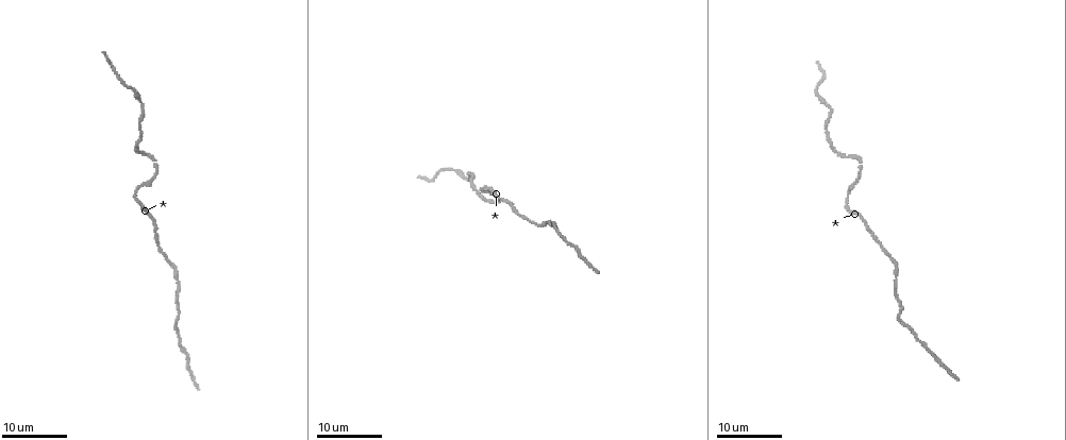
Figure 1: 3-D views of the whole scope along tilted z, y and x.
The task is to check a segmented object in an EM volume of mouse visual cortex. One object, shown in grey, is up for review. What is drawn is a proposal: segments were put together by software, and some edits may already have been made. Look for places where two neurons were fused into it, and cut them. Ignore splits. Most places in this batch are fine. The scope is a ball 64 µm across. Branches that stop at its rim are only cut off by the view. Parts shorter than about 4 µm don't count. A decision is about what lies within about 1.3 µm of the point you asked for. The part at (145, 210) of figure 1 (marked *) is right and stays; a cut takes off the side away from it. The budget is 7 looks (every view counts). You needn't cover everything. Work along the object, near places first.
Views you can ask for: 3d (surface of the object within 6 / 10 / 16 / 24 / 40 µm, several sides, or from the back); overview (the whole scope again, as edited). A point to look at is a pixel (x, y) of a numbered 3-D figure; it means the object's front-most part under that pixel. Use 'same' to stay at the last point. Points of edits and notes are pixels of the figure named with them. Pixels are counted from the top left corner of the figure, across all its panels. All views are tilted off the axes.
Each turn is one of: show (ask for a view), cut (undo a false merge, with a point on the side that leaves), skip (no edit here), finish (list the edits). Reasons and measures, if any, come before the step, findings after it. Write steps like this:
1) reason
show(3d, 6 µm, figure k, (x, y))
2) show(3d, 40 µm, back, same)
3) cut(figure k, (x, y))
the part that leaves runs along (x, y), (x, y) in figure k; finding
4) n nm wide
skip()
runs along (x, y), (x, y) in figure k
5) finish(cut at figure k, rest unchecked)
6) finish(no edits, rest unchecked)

thick turns thin
show(3d, 16 µm, figure 1, (484, 192))

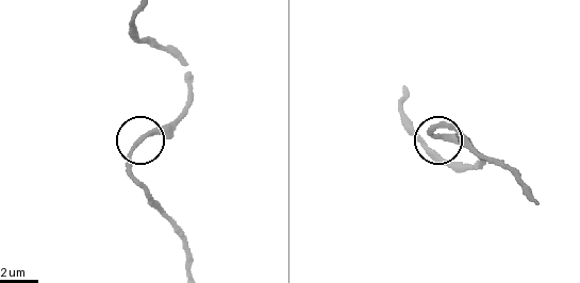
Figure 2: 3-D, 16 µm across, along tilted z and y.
show(3d, 6 µm, figure 2, (141, 138))

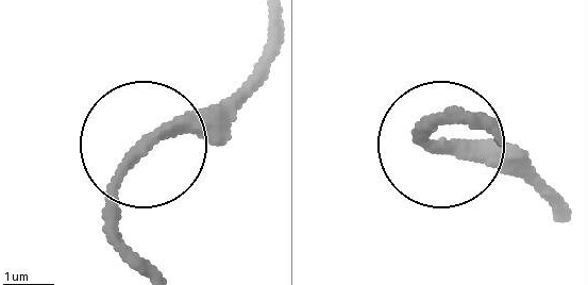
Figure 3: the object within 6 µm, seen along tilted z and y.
skip()
runs along (149, 265), (111, 214), (115, 175), (239, 95) in figure 3; continuous, no second neuron

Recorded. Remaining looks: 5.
thin neck
show(3d, 24 µm, figure 1, (895, 275))

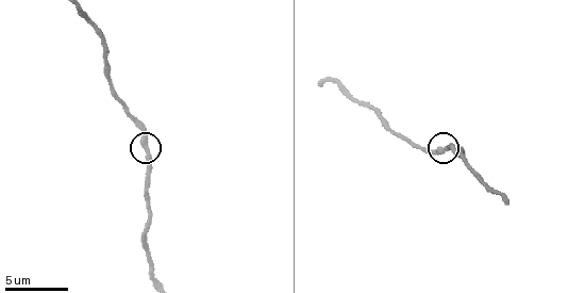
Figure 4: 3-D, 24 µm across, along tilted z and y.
show(3d, 10 µm, figure 4, (148, 150))

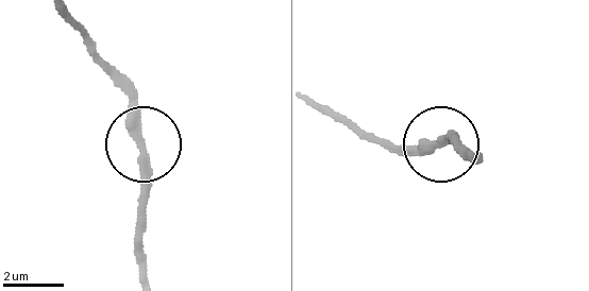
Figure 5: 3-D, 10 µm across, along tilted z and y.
skip()
continuous, no second neuron

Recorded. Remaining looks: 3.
a narrow waist
show(3d, 16 µm, figure 1, (476, 191))

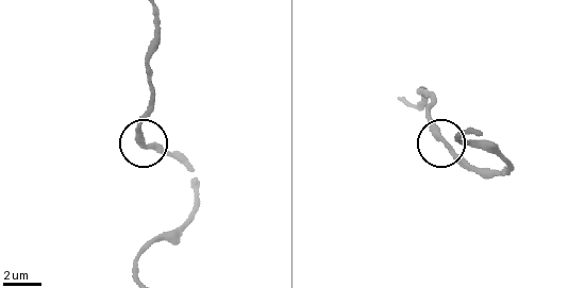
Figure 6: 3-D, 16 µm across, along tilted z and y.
show(3d, 6 µm, figure 6, (149, 147))

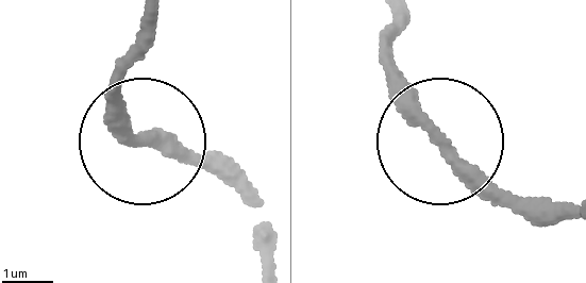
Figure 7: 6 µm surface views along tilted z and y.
skip()
one neuron here

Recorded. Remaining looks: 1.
finish(no edits, rest unchecked)

